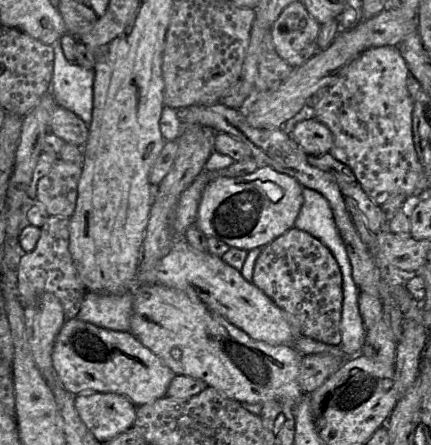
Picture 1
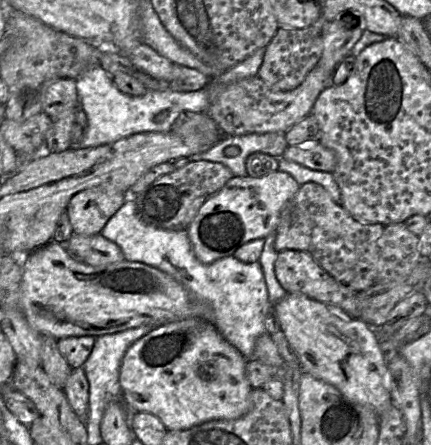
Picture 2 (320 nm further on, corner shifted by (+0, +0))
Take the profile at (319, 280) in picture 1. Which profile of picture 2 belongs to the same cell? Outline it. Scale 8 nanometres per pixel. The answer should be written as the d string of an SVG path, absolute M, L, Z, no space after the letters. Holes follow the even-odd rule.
M296 250L278 252L274 272L280 285L287 293L303 294L321 303L336 306L349 316L360 319L361 312L358 295L360 291L354 291L337 282L308 253Z

